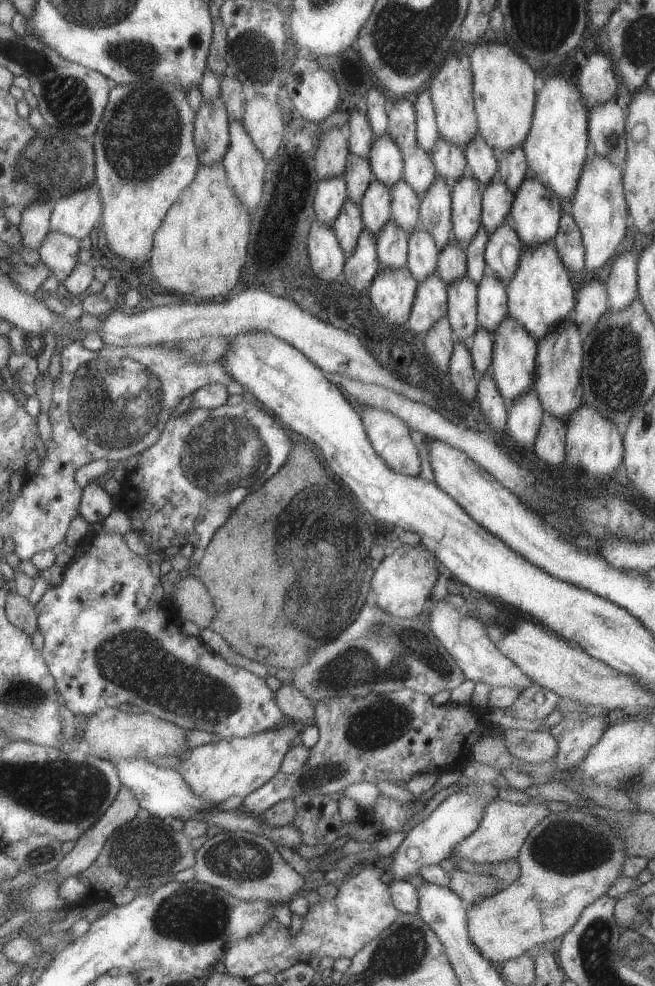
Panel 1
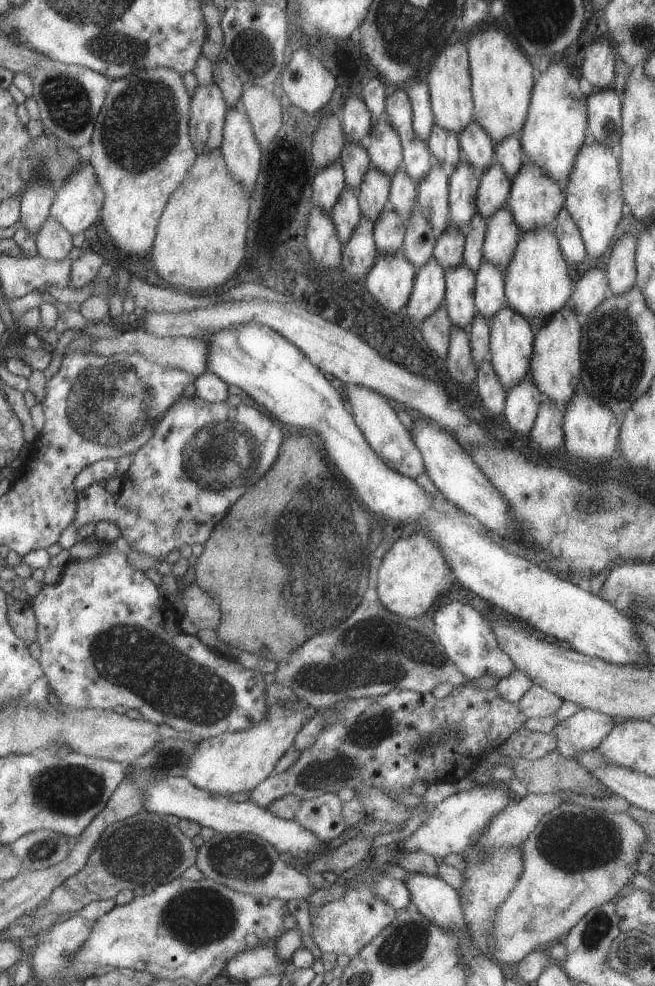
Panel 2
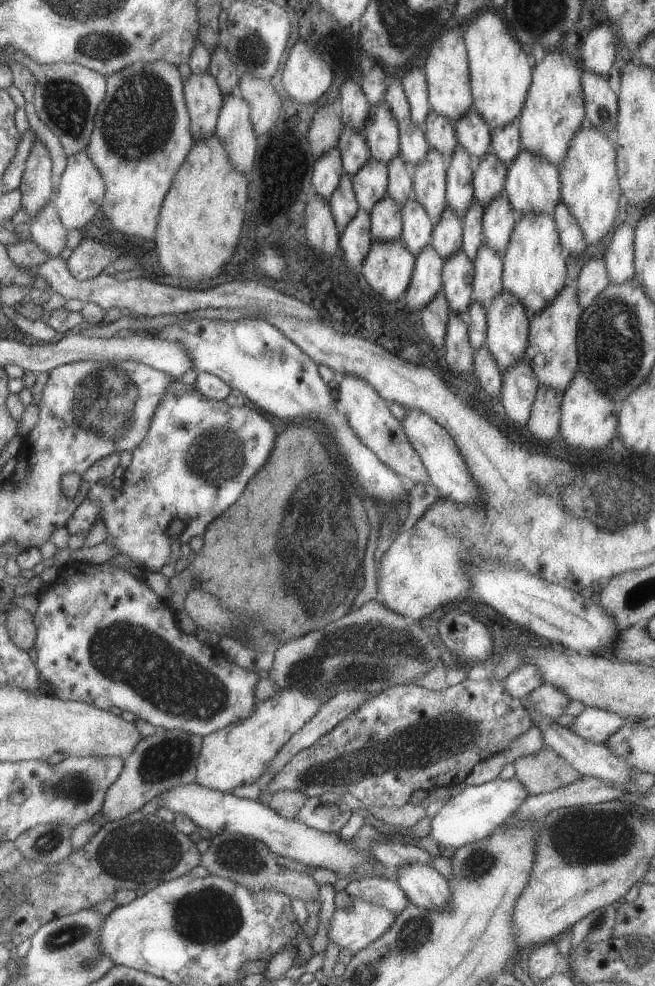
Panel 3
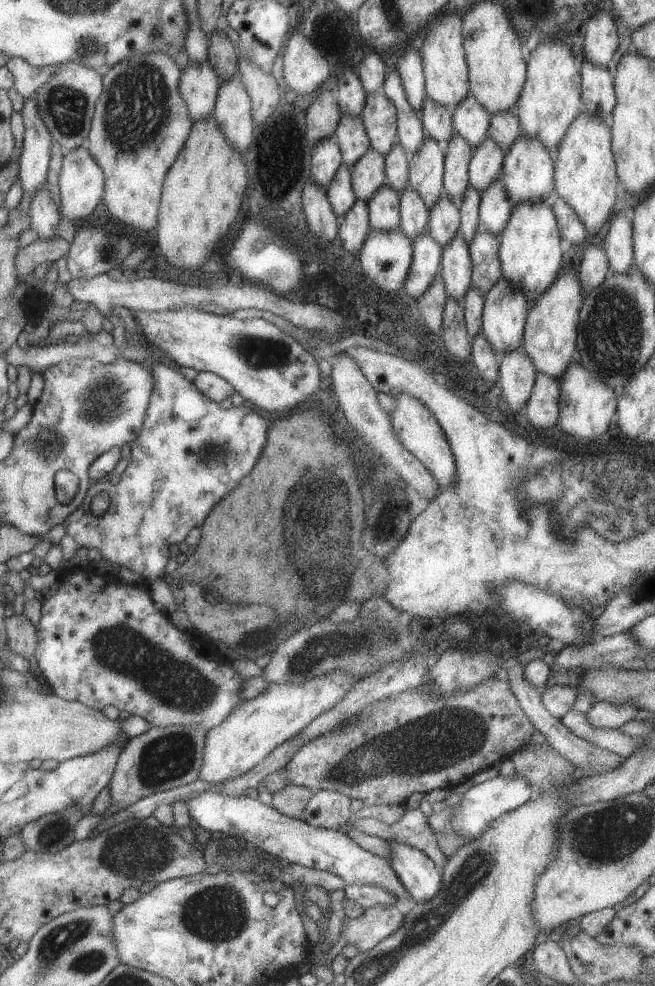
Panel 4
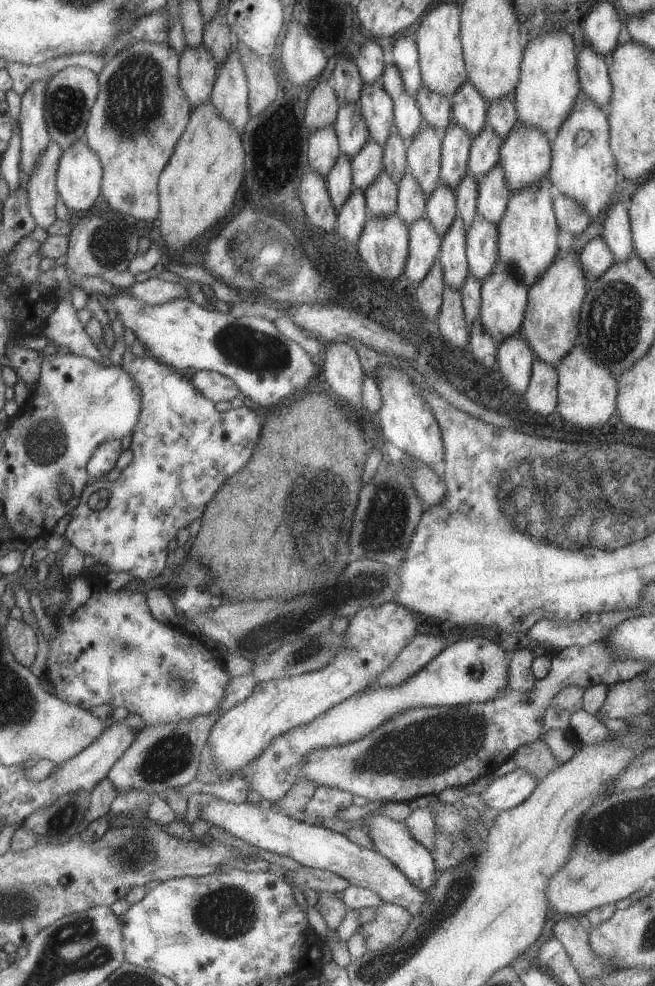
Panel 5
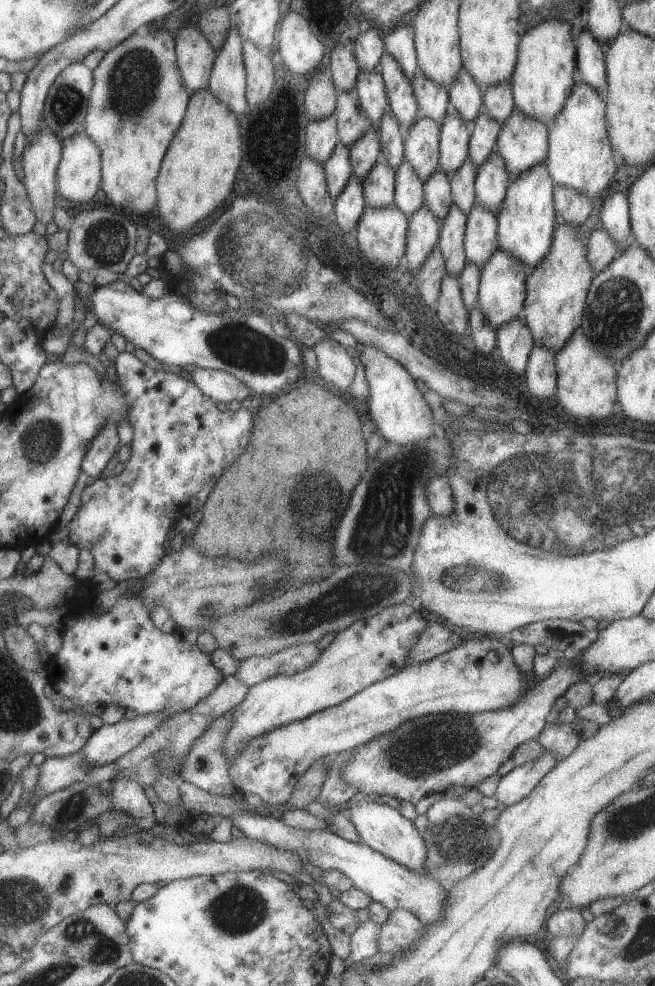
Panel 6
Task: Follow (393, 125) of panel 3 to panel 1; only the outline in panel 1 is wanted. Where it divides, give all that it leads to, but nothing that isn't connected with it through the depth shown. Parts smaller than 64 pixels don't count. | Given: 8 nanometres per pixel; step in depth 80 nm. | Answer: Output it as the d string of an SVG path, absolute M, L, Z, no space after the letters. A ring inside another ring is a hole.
M388 132L374 136L366 159L370 162L374 178L386 184L389 190L402 178L402 154Z

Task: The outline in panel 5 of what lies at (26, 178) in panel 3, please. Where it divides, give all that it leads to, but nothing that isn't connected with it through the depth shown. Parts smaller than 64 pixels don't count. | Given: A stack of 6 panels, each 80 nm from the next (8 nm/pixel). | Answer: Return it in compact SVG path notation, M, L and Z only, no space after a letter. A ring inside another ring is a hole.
M47 75L28 84L20 98L20 113L15 124L19 127L20 167L27 177L50 140L44 121L44 90L51 77Z

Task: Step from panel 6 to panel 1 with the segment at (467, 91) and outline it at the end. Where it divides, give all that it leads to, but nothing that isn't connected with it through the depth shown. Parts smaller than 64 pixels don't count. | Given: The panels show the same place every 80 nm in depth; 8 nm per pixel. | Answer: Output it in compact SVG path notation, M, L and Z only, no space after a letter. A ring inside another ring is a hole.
M478 132L467 142L462 151L466 160L466 172L475 180L486 185L493 177L497 176L498 156Z

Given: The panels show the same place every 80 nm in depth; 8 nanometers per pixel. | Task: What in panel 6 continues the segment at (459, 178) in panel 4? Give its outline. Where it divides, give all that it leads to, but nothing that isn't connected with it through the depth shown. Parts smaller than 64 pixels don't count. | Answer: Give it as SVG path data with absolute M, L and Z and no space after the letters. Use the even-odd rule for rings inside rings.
M450 109L439 125L438 166L451 178L468 156L470 124L465 122L454 109Z

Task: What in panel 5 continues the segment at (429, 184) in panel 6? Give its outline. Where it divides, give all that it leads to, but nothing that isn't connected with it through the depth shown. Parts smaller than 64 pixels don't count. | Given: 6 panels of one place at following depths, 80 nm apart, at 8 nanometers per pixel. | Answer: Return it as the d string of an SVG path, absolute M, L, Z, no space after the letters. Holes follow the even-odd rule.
M439 181L425 198L425 218L441 238L457 215L454 192L450 186Z

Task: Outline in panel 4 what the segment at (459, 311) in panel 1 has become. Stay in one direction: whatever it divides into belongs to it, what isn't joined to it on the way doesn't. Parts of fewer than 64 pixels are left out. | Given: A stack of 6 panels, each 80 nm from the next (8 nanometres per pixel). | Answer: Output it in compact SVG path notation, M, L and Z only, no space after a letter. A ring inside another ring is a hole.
M455 233L455 236L442 246L439 273L448 297L461 302L462 296L471 287L472 273L468 242L461 233Z

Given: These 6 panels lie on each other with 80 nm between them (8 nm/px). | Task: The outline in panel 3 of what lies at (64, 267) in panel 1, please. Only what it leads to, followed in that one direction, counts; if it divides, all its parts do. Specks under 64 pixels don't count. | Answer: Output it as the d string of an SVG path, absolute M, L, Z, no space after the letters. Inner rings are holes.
M47 201L34 217L28 220L30 239L50 257L57 257L65 247L66 228L61 224L57 209Z

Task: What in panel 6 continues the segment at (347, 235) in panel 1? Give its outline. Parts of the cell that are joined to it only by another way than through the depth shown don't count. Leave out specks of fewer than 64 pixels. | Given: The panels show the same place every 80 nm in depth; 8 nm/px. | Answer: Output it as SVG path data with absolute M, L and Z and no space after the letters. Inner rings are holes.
M338 140L329 158L322 162L322 167L329 196L334 199L352 175L348 148Z

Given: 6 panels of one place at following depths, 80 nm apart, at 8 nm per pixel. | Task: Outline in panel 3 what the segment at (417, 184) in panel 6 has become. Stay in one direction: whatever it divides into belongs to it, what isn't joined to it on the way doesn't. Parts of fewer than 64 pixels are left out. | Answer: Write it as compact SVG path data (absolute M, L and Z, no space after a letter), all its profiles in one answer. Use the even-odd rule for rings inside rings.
M413 195L402 204L400 213L402 220L400 239L415 256L423 245L431 244L433 224L423 205Z

